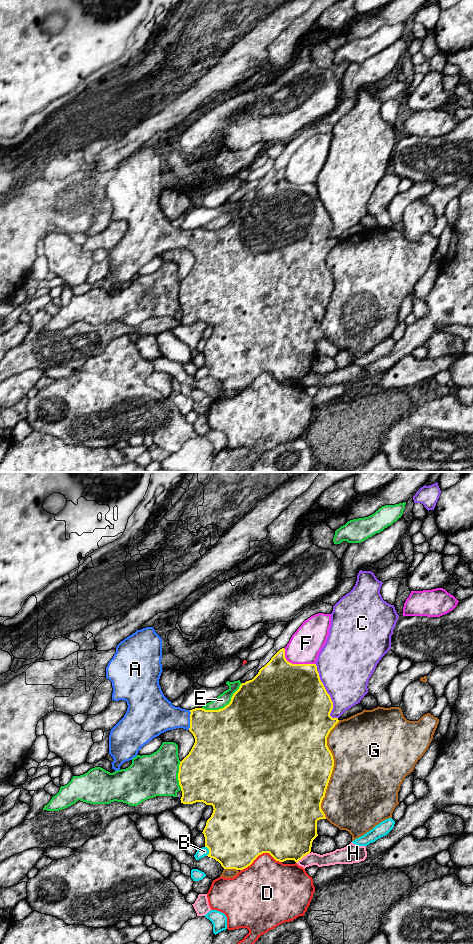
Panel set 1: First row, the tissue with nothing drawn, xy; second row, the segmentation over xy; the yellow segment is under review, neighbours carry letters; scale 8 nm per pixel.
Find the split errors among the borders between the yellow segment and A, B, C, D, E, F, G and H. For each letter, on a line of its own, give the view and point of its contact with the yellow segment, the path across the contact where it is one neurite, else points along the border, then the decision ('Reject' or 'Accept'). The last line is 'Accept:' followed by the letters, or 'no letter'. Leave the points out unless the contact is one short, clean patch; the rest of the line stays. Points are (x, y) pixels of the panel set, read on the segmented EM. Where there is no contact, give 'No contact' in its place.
A: Touches yellow at xy (190, 720). Path across: xy (218, 733), (196, 720), (190, 720), (160, 715). Accept
B: Touches yellow at xy (209, 851). Reject
C: Touches yellow at xy (327, 693). Reject
D: Touches yellow at xy (261, 853). Reject
E: Touches yellow at xy (226, 705). Reject
F: Touches yellow at xy (295, 664). Reject
G: Touches yellow at xy (332, 769). Reject
H: Touches yellow at xy (302, 857). Reject
Accept: A

